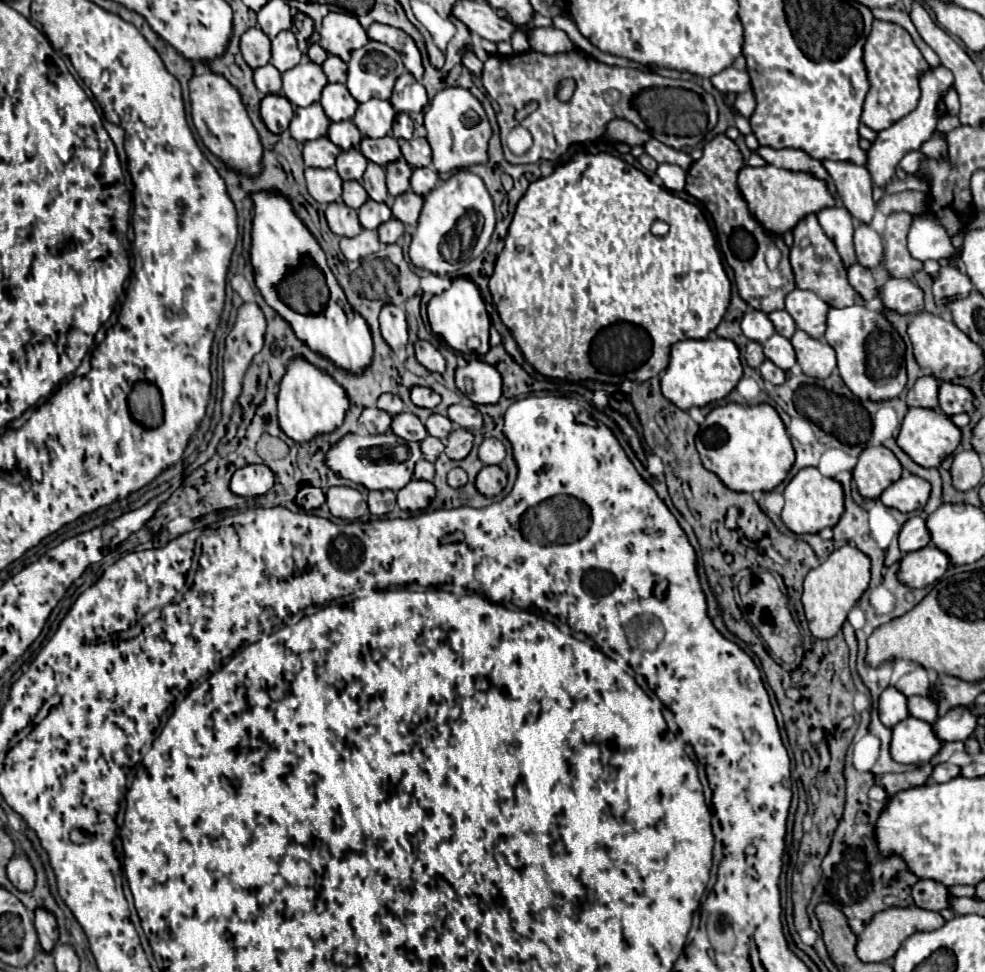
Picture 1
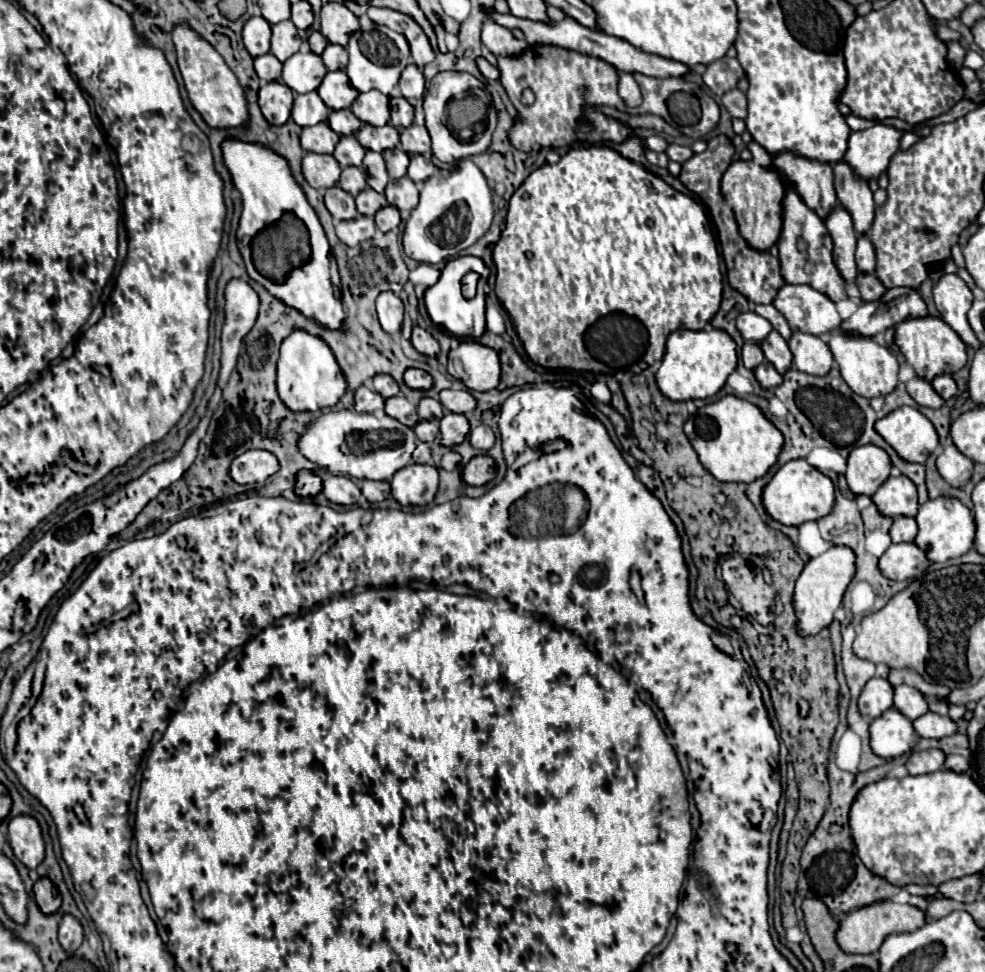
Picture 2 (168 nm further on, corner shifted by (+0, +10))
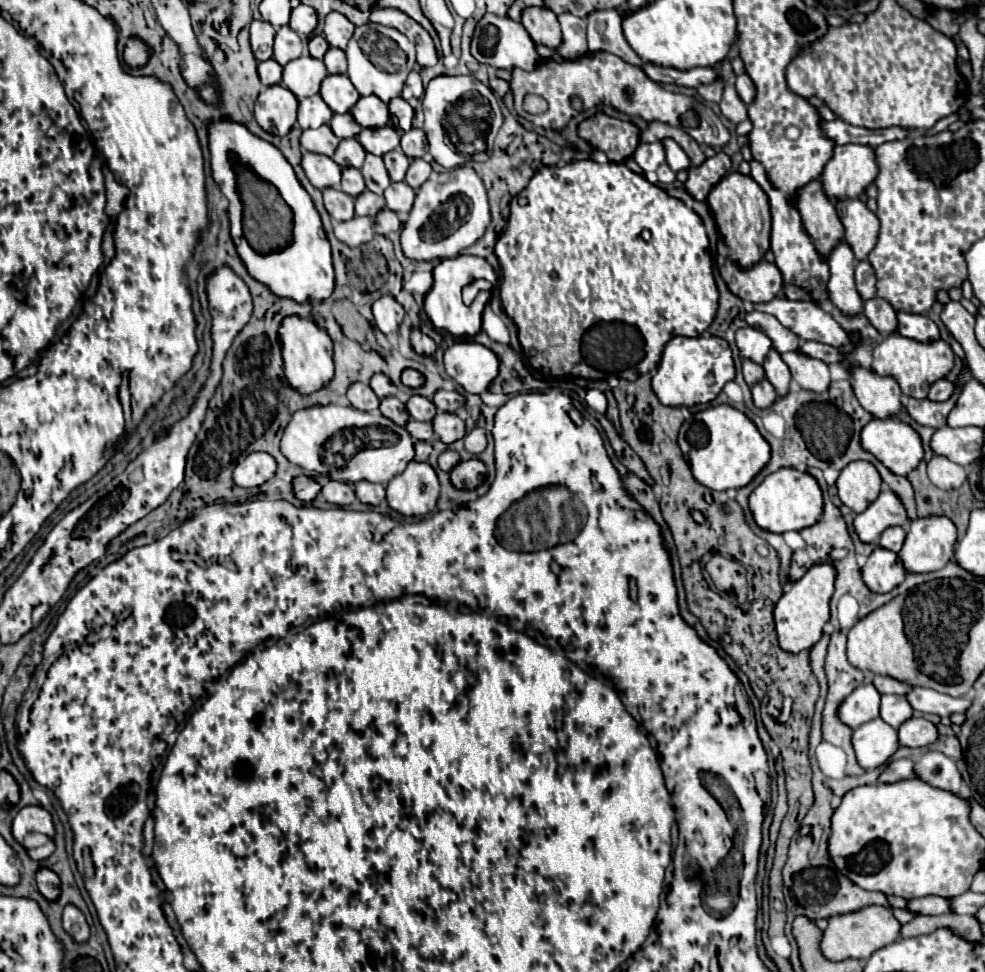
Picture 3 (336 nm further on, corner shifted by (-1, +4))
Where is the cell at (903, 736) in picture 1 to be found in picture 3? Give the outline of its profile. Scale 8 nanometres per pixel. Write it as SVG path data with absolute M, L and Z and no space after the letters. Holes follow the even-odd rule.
M881 718L869 720L853 730L851 744L857 756L857 762L863 770L883 766L887 758L899 748L897 730L889 728Z

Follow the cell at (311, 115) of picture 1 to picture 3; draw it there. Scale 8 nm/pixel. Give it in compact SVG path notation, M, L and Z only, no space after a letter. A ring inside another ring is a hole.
M319 94L309 96L299 102L299 114L297 114L297 124L307 130L307 128L319 128L321 124L329 124L333 112L331 108L323 102Z

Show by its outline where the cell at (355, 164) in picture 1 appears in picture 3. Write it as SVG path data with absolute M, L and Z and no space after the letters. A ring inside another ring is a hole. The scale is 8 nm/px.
M345 138L339 142L333 160L341 166L341 168L361 168L363 160L365 160L365 148L361 148L361 144L357 142L357 138Z

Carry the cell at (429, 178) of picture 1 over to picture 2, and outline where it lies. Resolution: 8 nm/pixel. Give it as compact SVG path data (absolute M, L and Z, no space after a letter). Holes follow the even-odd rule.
M412 156L410 158L410 166L408 166L408 176L414 182L424 182L426 178L430 178L434 172L434 164L430 160L426 160L424 156Z

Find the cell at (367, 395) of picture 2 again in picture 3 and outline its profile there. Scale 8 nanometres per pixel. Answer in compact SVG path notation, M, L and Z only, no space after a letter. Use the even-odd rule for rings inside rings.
M353 382L347 390L347 398L349 398L351 406L355 406L357 410L365 410L365 412L377 412L379 410L379 398L375 396L375 392L371 390L369 384Z

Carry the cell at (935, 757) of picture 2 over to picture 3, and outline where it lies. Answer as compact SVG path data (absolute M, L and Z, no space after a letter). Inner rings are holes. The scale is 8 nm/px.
M903 758L903 760L893 760L891 764L887 764L887 768L879 776L879 782L891 784L891 782L907 780L907 778L913 778L913 762L909 758Z

